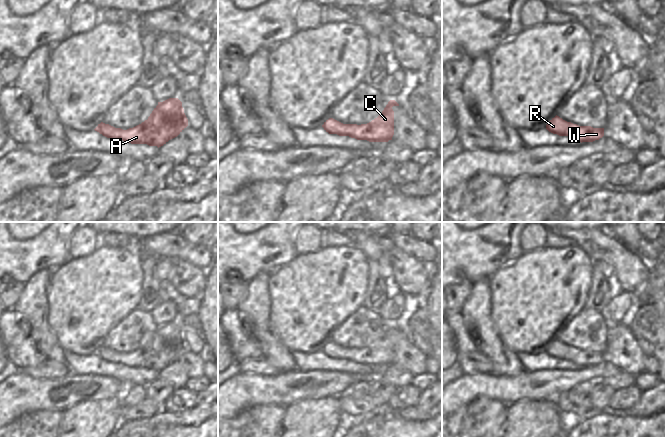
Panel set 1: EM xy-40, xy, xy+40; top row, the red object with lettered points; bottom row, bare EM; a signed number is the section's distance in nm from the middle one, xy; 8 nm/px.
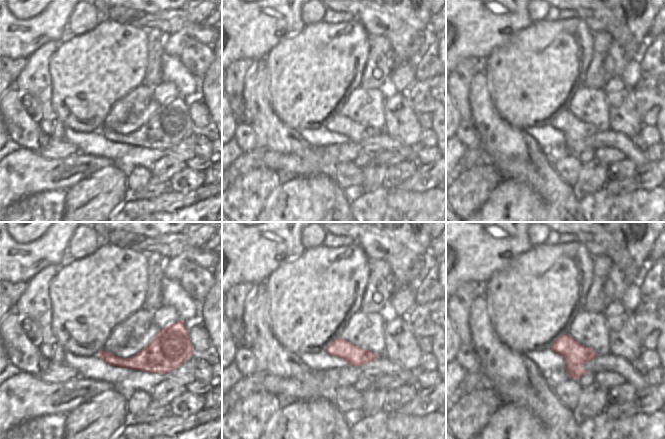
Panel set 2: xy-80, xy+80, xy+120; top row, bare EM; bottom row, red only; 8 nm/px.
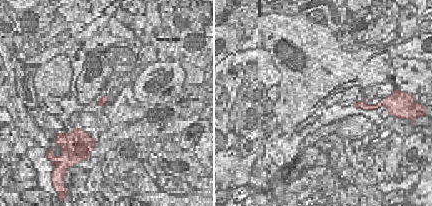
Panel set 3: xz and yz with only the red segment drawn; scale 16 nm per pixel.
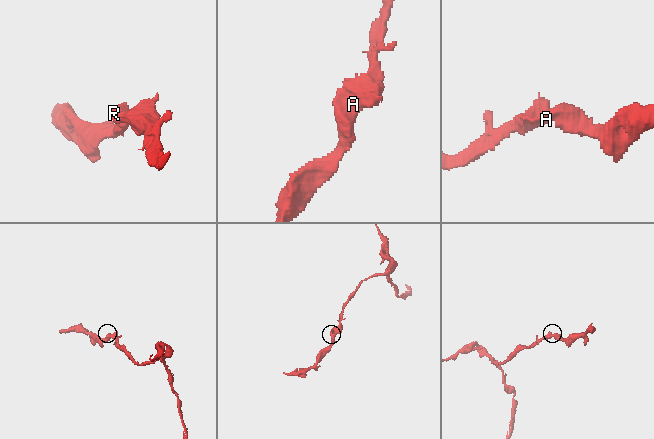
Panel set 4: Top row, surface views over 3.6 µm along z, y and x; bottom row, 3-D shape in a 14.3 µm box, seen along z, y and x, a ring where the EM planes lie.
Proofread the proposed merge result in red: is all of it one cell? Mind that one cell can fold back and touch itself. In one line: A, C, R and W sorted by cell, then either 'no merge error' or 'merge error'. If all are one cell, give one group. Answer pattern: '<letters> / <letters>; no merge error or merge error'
A C R W; no merge error

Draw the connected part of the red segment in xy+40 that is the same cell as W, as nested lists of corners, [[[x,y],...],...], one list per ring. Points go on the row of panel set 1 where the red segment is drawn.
[[[555,116],[546,125],[546,129],[559,136],[569,136],[579,142],[593,142],[604,136],[604,128],[579,126]]]

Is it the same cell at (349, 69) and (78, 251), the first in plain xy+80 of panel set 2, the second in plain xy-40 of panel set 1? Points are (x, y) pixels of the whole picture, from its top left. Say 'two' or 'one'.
two

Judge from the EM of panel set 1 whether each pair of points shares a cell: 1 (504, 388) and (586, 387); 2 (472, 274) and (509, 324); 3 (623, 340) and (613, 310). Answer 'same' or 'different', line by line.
1: different
2: different
3: different

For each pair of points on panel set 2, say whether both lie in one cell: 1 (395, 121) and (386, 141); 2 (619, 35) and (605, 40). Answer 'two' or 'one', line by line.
1: two
2: two

